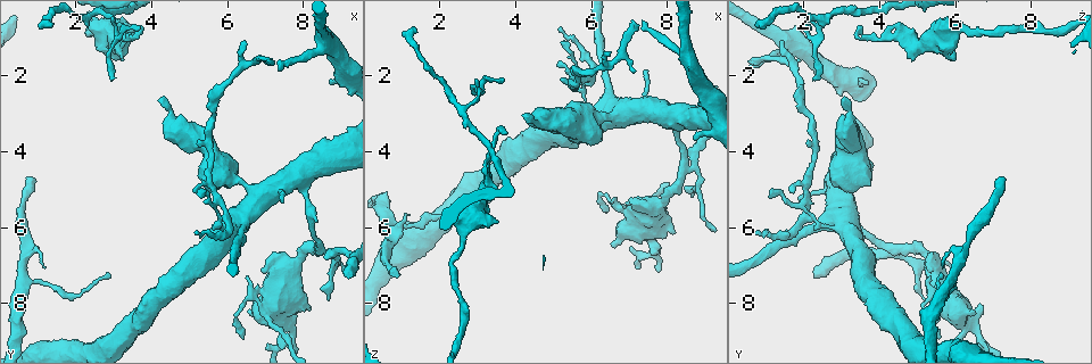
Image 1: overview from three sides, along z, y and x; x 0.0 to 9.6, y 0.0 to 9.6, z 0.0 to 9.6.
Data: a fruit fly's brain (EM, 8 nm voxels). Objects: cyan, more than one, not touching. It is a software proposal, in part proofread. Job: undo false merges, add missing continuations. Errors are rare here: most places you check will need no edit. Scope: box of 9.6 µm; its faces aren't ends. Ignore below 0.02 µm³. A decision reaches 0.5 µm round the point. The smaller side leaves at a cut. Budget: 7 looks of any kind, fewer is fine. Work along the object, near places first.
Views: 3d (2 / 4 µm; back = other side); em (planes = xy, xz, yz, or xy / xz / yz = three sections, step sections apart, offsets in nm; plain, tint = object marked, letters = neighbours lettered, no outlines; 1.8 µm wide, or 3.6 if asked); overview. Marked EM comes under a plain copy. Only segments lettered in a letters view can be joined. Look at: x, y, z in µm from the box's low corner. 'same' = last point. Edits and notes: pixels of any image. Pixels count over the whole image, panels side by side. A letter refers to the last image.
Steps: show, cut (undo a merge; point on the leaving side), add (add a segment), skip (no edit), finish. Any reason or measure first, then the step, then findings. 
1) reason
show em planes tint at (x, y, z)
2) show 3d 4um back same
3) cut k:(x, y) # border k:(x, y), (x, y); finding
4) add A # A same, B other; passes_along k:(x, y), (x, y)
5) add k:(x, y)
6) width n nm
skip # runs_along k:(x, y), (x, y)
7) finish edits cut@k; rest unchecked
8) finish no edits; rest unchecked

free end
show em yz step 8 letters at (0.90, 4.70, 7.25)

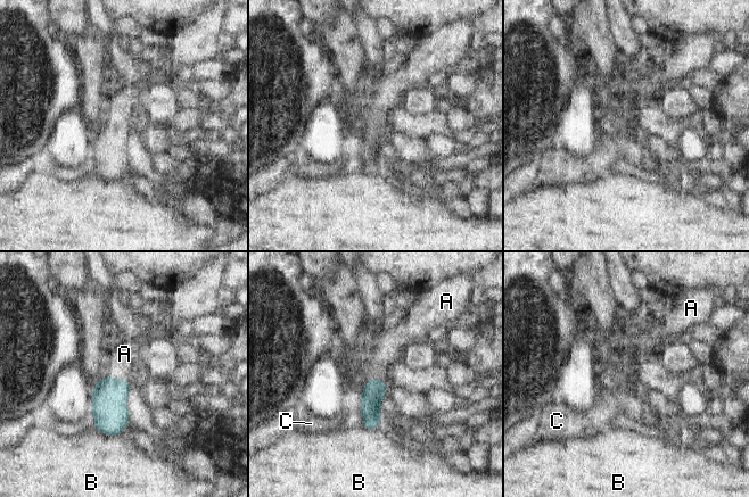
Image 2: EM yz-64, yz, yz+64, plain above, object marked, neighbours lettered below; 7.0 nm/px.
longest_contact B 200 nm
add A # A same, B other, C other; passes_along 2:(109, 407), (116, 379), (124, 354); the neuron continues

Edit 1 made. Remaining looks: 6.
show overview

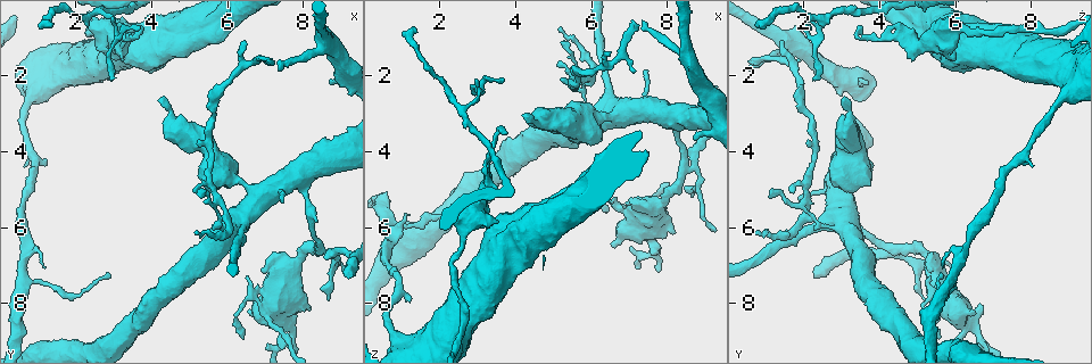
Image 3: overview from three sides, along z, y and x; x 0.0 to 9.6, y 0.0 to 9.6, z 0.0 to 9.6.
thick turns thin
show em 3.6um planes letters at (2.80, 1.65, 7.65)

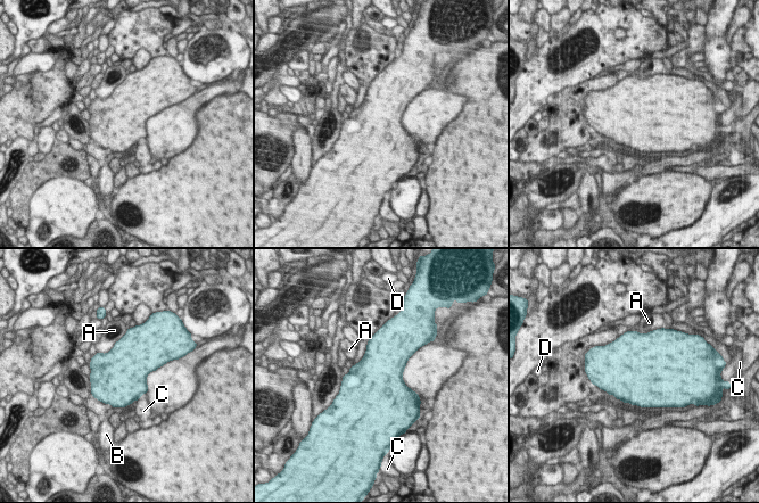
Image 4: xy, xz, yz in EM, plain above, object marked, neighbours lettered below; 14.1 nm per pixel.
skip # A other, B other, C other, D other; border 4:(122, 337), (109, 351), (97, 353); one neuron here

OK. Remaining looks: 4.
side arm on a straight run
show em planes tint at (0.70, 7.40, 5.95)

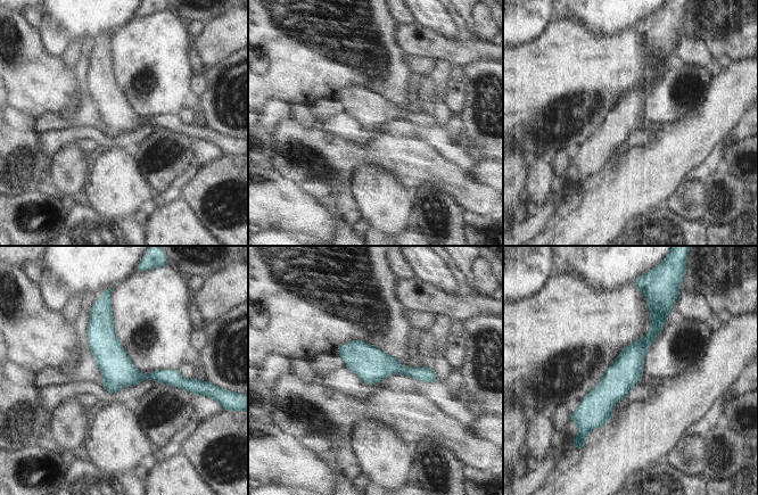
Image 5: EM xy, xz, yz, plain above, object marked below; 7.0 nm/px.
see the neighbours
show em planes letters same

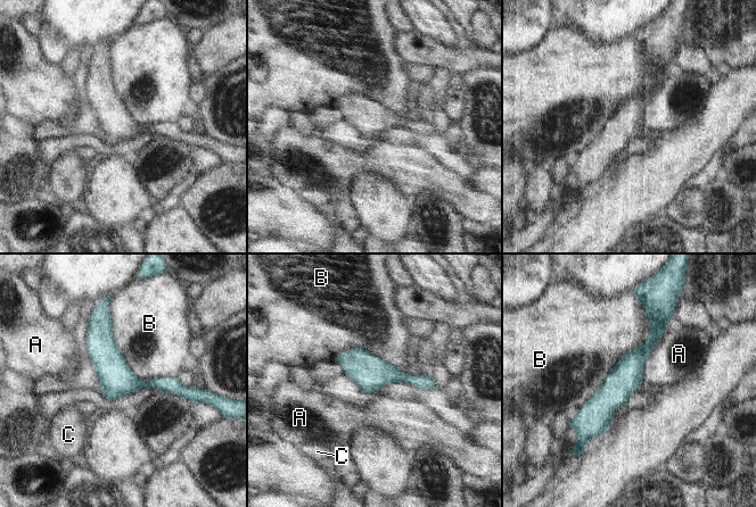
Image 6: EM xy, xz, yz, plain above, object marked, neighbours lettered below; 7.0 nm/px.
skip # A other, B other, C other; runs_along 6:(654, 317), (654, 340), (586, 433); continuous, no second neuron

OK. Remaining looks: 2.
finish edits add@2; rest unchecked

